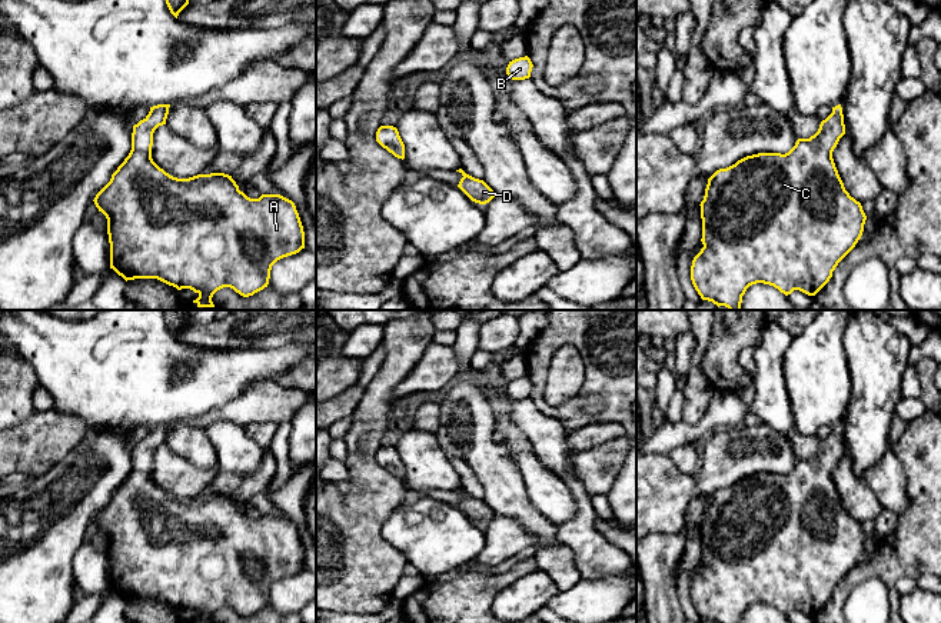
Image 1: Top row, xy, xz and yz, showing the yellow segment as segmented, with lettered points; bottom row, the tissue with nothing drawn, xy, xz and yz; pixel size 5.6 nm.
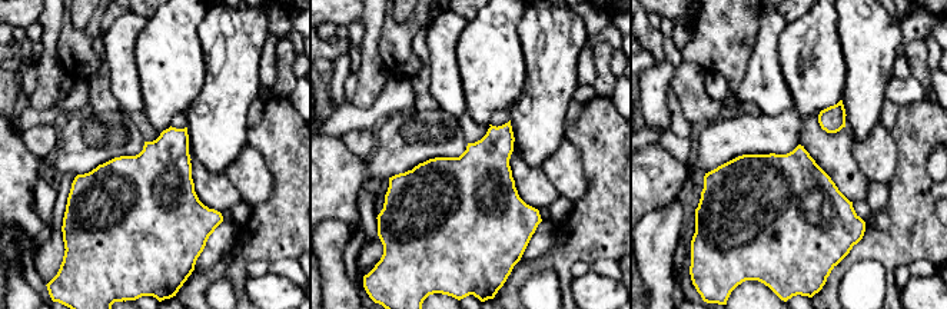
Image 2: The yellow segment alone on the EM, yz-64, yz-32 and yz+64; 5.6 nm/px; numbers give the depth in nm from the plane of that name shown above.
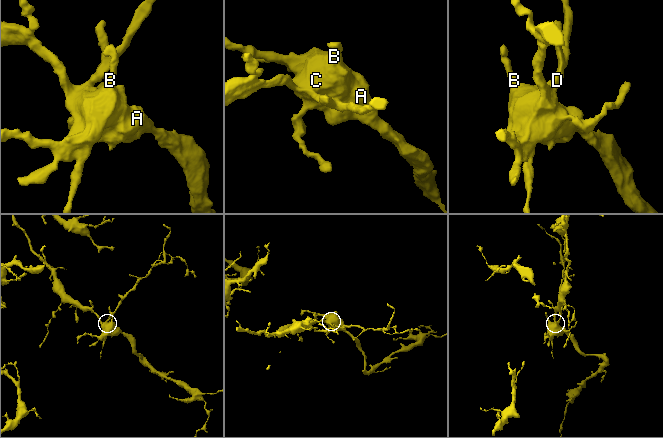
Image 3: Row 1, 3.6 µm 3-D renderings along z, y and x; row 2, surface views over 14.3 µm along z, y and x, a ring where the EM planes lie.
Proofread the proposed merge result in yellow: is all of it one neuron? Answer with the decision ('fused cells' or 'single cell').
single cell

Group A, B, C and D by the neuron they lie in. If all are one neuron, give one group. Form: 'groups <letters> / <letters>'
groups A B C D

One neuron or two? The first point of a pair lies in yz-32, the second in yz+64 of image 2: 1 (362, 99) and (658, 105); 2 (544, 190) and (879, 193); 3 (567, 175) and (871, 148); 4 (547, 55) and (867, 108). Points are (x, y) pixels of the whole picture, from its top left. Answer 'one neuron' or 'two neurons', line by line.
1: two neurons
2: two neurons
3: one neuron
4: one neuron

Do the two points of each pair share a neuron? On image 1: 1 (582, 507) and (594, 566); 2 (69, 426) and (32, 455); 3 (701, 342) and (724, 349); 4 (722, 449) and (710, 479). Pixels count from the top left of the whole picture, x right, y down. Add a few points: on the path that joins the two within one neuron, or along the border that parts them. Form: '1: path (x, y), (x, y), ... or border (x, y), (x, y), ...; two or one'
1: path (584, 522), (584, 539), (592, 552); one
2: path (60, 435), (50, 436), (40, 446); one
3: border (712, 325), (701, 362), (701, 370), (707, 377); two
4: path (722, 456), (722, 465), (715, 472); one

